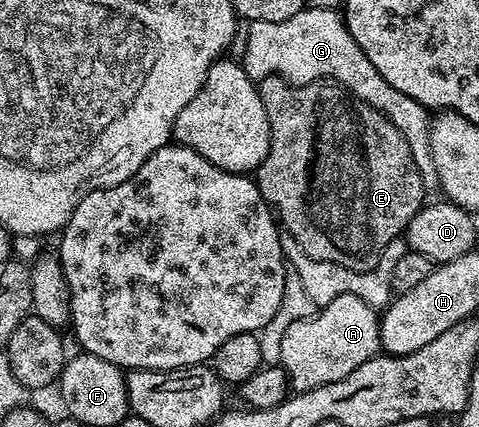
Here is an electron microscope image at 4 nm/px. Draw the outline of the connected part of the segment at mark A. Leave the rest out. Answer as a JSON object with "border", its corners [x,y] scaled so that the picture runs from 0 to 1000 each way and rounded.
{"border":[[[716,684],[660,738],[616,752],[591,780],[585,857],[603,878],[614,918],[647,916],[691,892],[716,892],[724,874],[749,864],[758,845],[779,841],[795,822],[795,752],[789,731],[749,693]]]}

